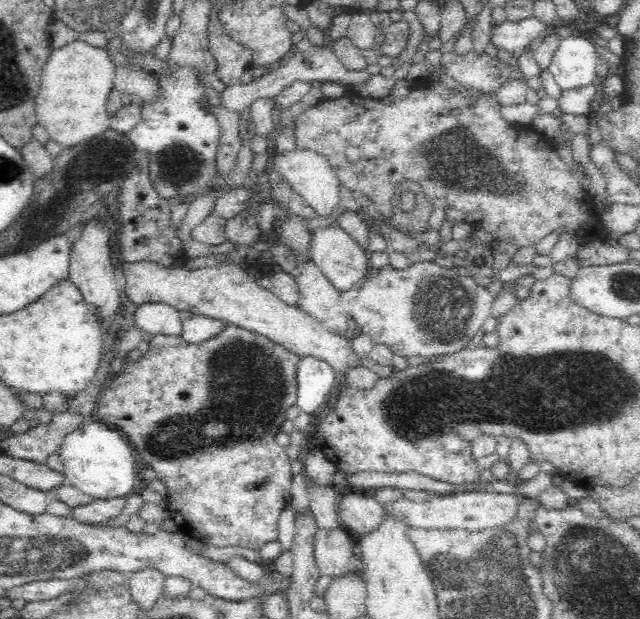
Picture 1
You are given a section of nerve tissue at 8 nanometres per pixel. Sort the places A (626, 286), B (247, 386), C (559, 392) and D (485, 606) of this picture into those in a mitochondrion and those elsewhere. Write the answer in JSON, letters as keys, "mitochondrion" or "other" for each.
{"A":"mitochondrion","B":"mitochondrion","C":"mitochondrion","D":"mitochondrion"}

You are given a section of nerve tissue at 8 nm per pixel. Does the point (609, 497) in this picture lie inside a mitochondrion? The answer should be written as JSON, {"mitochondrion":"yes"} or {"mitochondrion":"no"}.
{"mitochondrion":"no"}

